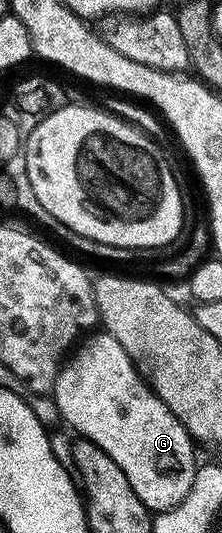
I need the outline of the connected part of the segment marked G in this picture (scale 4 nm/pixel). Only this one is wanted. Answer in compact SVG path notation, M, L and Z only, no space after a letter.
M95 331L86 336L60 366L51 398L58 409L60 420L77 431L80 438L101 447L113 459L113 463L125 472L137 497L153 513L172 509L193 487L193 479L198 469L194 440L171 409L142 379L119 341L106 331Z

